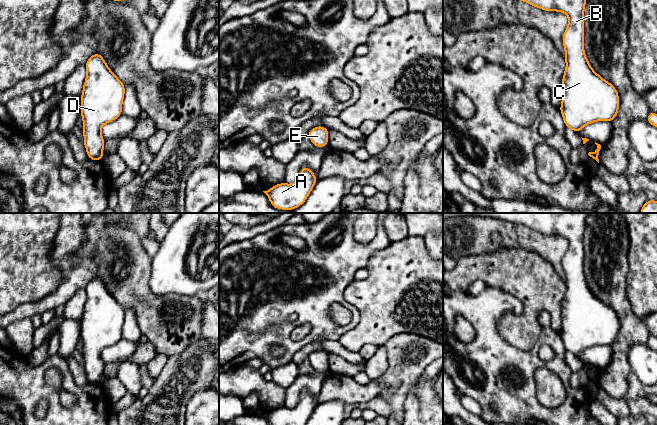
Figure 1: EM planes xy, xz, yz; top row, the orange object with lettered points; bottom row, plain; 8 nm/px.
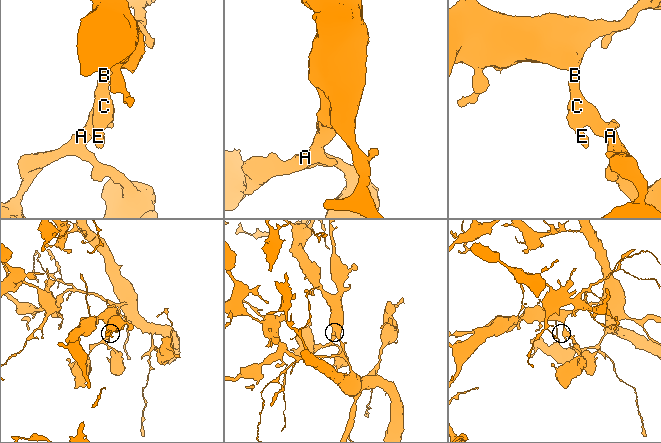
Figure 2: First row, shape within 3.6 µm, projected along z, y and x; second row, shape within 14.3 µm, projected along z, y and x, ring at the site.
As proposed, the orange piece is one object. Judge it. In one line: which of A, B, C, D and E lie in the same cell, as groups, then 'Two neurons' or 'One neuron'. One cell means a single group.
Groups: A B C D E. One neuron

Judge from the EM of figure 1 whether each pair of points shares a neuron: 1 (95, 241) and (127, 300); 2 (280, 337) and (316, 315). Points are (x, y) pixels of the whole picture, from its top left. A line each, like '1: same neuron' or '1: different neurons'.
1: same neuron
2: same neuron

